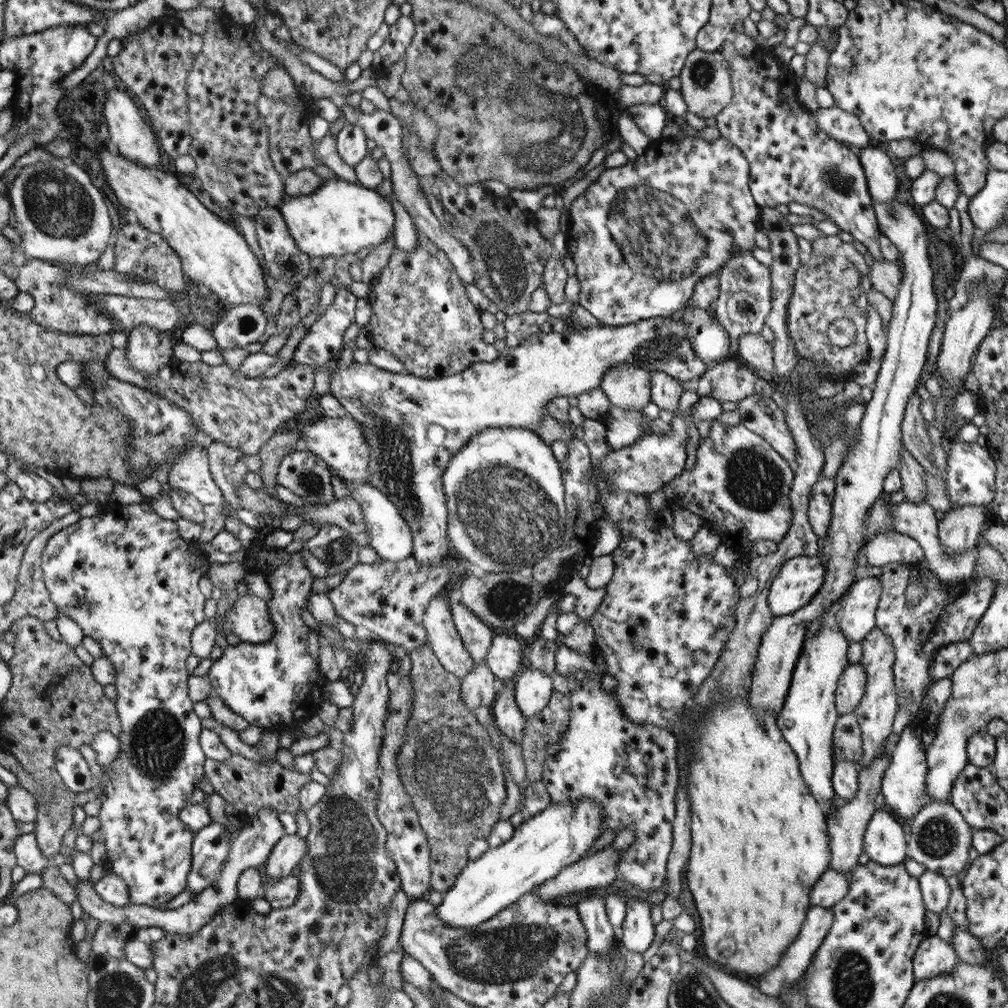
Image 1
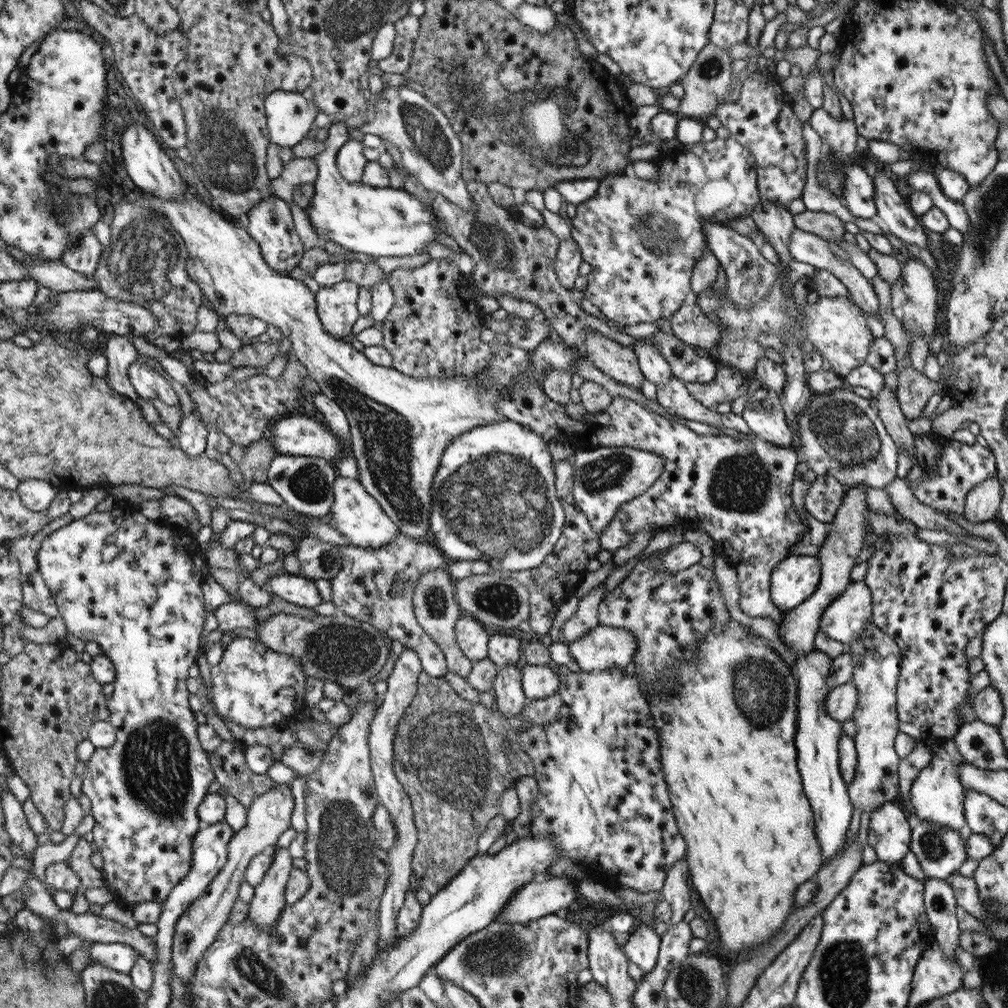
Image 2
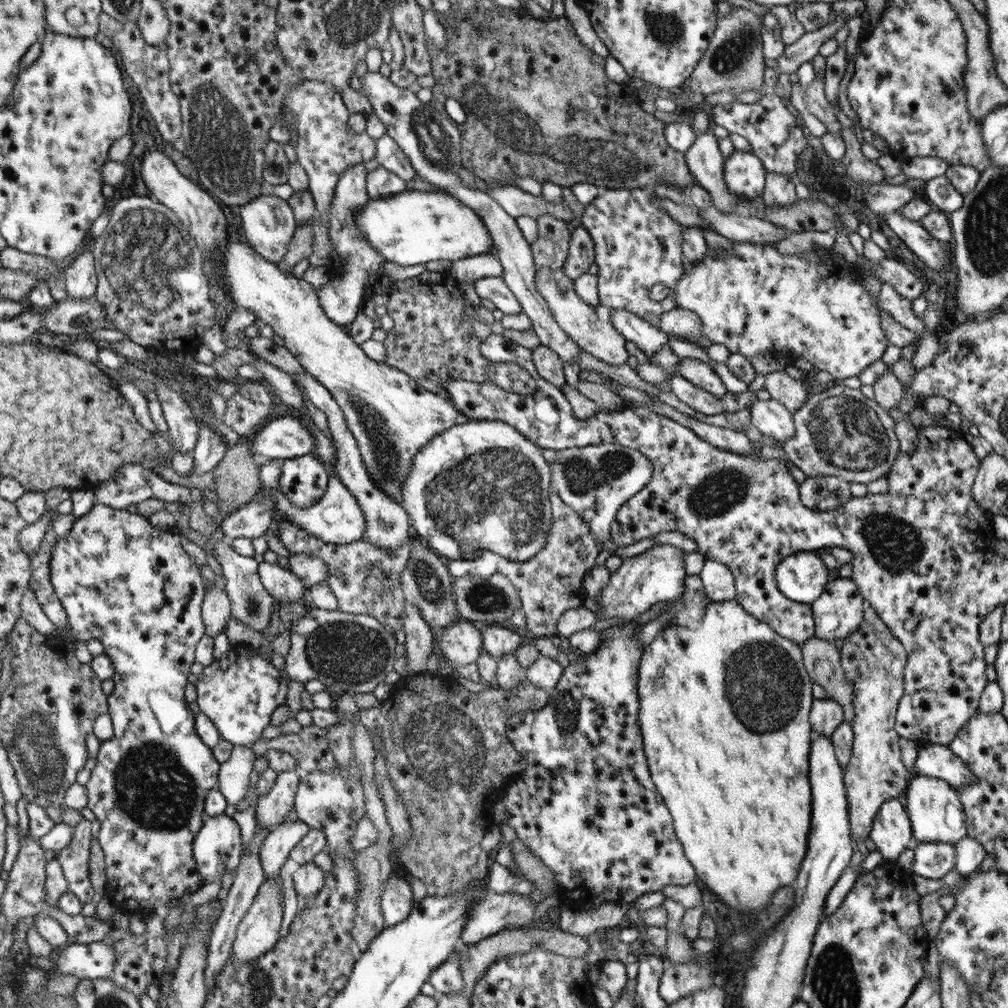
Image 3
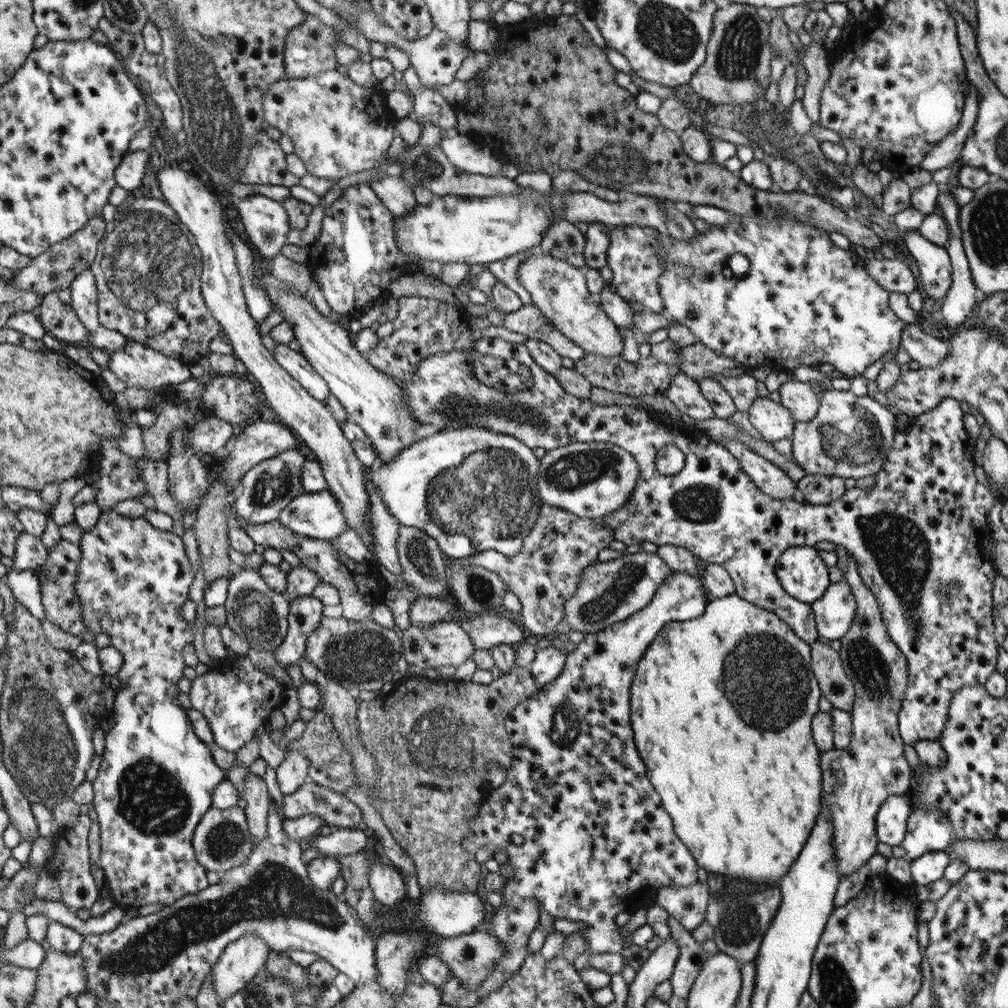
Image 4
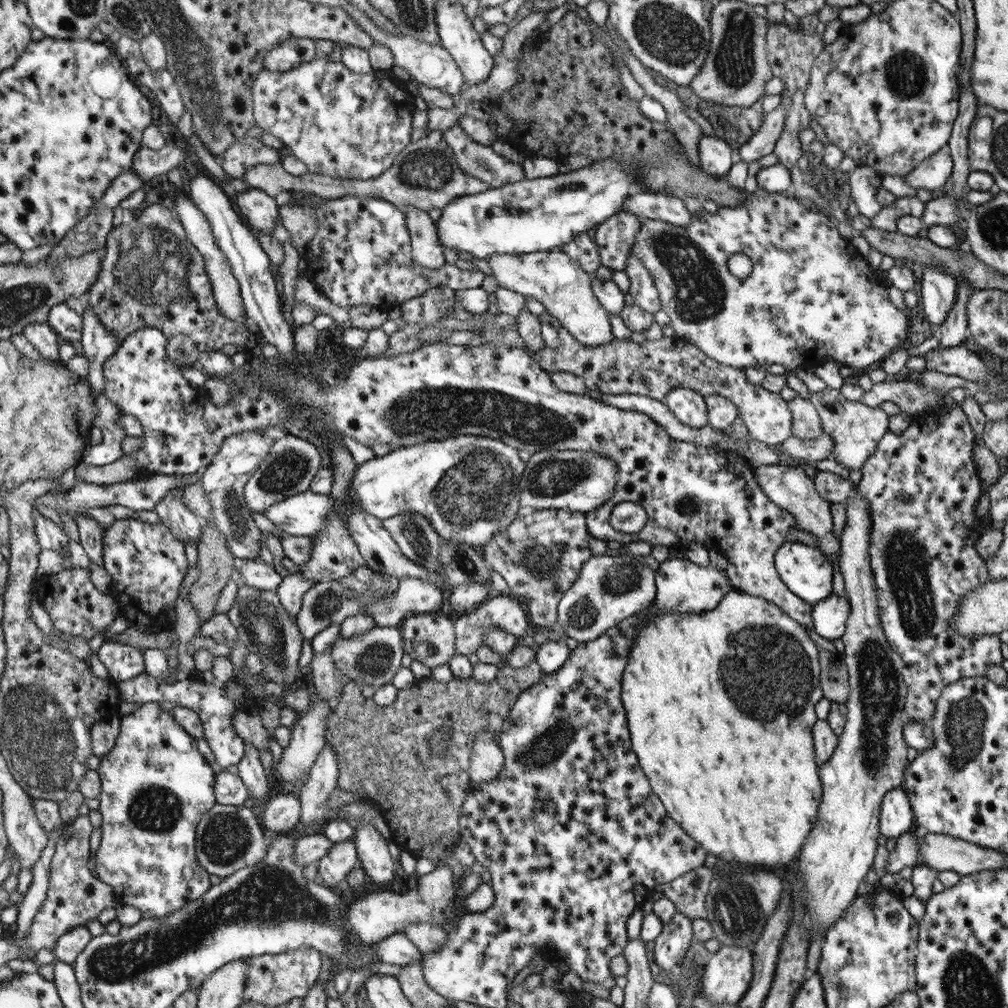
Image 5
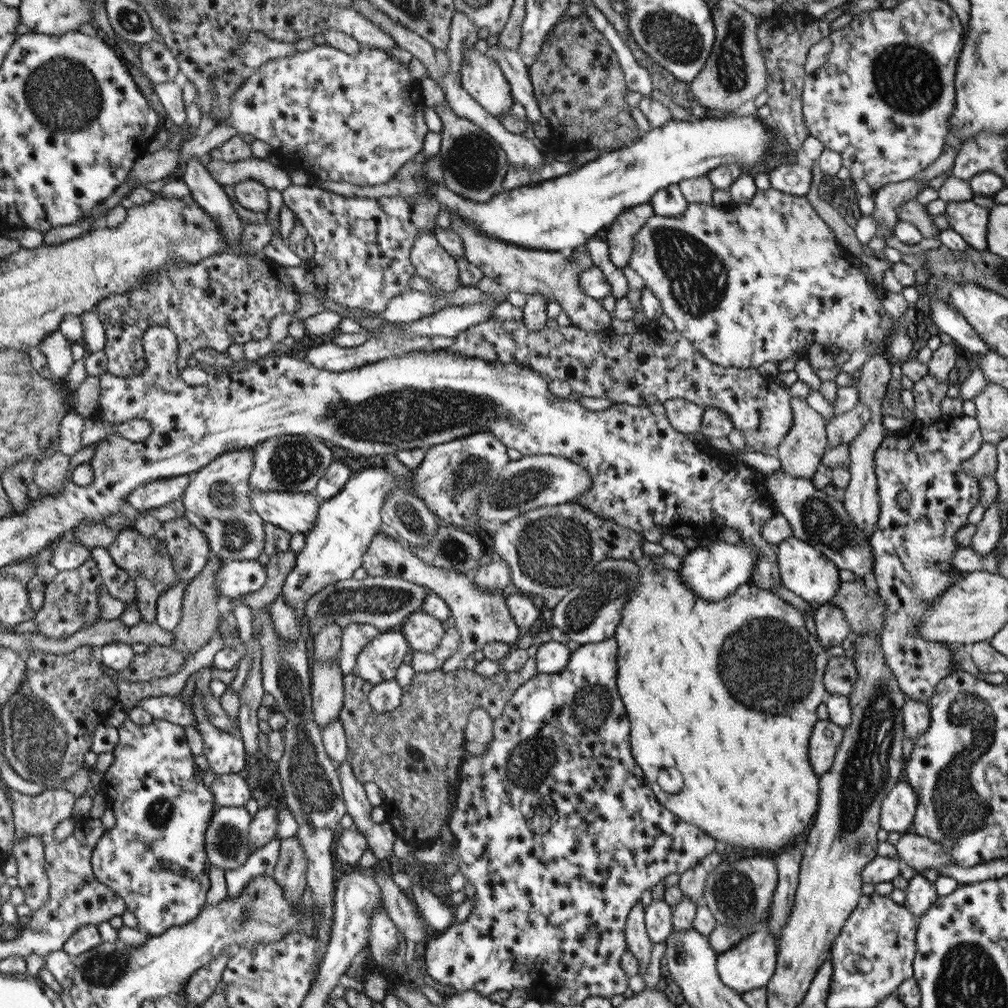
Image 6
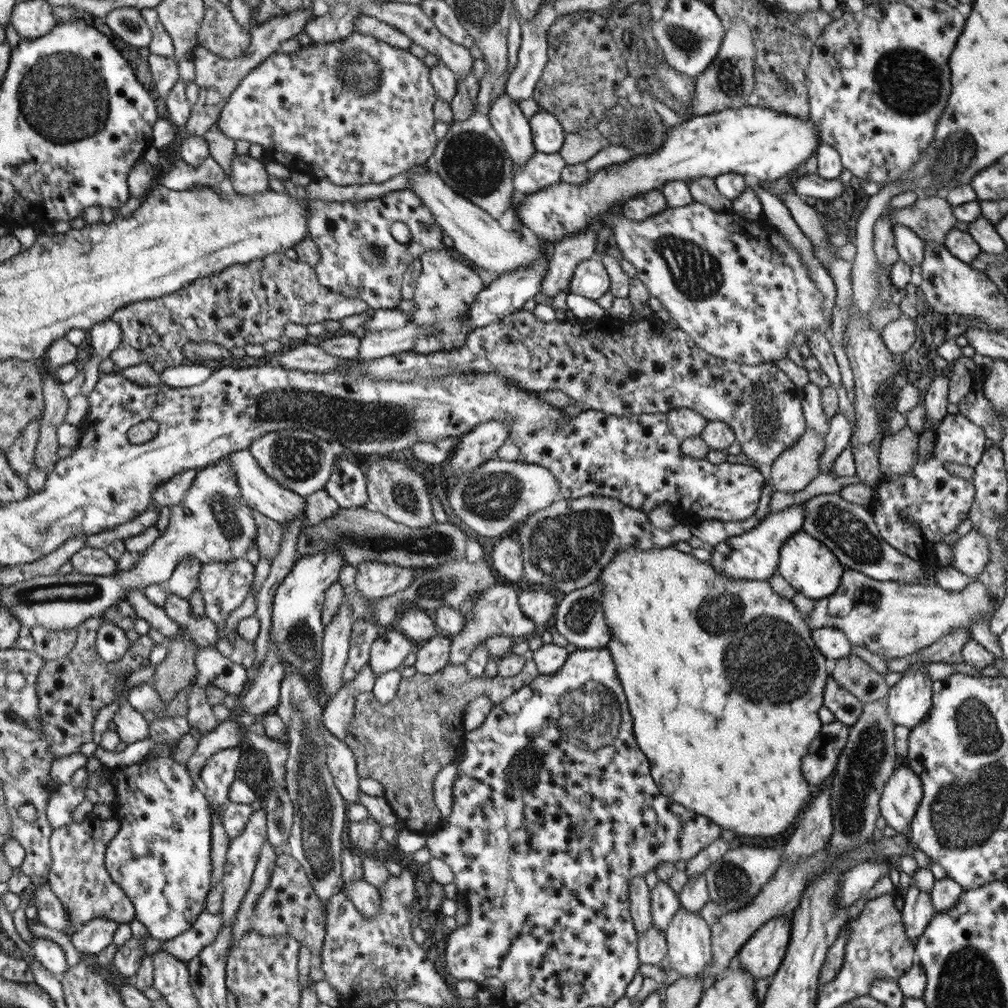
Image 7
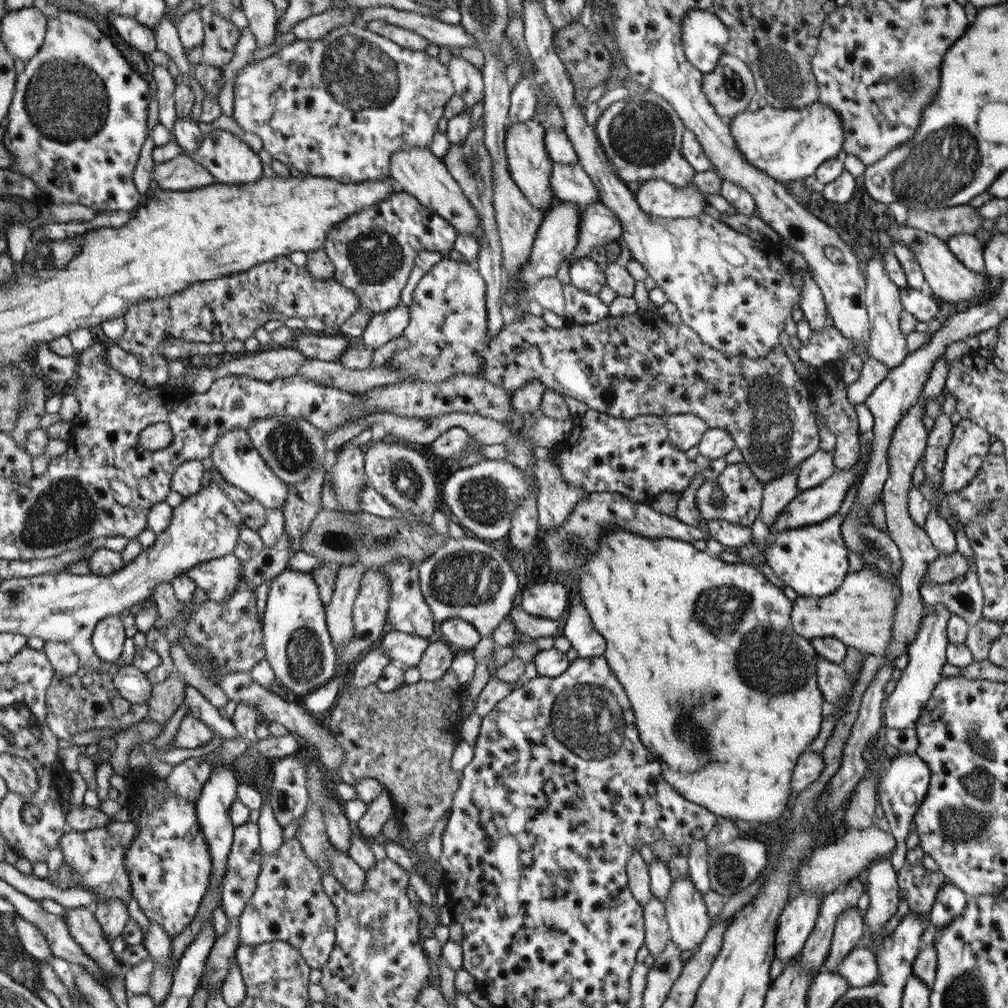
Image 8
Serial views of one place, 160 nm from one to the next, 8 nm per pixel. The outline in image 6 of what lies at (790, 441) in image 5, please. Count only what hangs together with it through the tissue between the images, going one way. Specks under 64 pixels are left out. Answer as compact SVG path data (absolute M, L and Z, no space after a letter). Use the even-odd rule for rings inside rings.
M858 401L852 410L832 416L825 423L828 450L838 444L850 444L862 429L870 422L871 412L868 406Z

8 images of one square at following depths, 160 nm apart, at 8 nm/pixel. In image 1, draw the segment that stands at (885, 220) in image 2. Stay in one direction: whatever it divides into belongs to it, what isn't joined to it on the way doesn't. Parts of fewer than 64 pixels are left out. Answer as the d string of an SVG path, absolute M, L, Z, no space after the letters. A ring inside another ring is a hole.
M883 145L862 147L859 156L867 179L868 191L873 202L890 204L897 198L897 182L893 157Z

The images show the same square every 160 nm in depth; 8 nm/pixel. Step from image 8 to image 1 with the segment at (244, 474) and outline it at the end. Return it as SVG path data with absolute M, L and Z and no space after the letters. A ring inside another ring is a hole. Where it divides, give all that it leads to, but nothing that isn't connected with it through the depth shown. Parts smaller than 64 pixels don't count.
M347 482L351 490L352 497L363 510L363 517L367 524L367 533L370 537L369 546L372 547L384 560L398 562L410 557L414 552L414 538L411 527L406 522L403 514L397 509L397 506L383 491L370 486L366 482Z

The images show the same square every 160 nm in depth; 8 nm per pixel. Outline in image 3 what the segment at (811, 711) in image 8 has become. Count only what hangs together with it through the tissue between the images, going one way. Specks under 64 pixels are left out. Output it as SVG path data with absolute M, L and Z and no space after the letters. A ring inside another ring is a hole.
M736 600L710 601L698 628L691 630L684 626L666 626L642 654L637 685L640 702L638 722L652 782L668 807L676 836L682 843L684 854L692 863L698 880L706 884L726 906L739 910L748 918L760 916L770 904L772 895L796 880L807 853L812 804L808 781L808 757L813 736L809 722L814 702L812 686L813 681L803 664L801 646L780 637L768 624L748 614Z

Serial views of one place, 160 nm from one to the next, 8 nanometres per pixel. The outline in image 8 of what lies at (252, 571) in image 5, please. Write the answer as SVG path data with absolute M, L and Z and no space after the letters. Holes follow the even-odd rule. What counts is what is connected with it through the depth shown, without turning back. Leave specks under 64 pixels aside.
M234 553L227 557L215 558L185 570L198 588L206 592L214 602L224 602L239 587L241 561Z

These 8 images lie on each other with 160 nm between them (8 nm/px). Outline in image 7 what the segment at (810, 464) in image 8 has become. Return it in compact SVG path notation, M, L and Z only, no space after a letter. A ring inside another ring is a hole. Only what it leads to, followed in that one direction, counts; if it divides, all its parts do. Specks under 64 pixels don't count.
M839 410L831 419L828 434L825 436L825 451L821 456L820 473L829 474L827 469L833 466L836 457L849 448L852 426L844 410Z

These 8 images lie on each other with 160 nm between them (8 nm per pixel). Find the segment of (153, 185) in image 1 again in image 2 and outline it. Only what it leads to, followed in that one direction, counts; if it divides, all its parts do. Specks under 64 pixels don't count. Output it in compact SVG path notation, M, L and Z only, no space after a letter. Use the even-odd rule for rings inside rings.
M184 196L178 200L154 197L152 198L152 211L164 216L164 219L170 222L176 233L180 233L180 237L187 244L187 258L189 259L187 273L202 289L206 303L211 309L222 318L232 314L259 318L267 324L274 324L281 330L284 337L290 339L291 348L295 352L294 358L304 364L309 376L316 380L322 393L336 402L347 416L359 481L373 497L377 498L388 516L392 518L396 526L399 526L399 530L415 541L430 542L431 522L429 520L431 520L431 508L433 508L433 481L441 465L444 450L450 447L450 443L460 437L460 434L467 433L473 428L500 420L497 402L501 400L503 394L512 393L519 386L519 382L527 380L528 385L531 382L531 384L538 383L541 386L549 368L569 372L572 377L577 374L575 364L581 358L581 351L566 348L564 343L550 339L541 340L533 351L529 351L529 369L523 377L516 377L501 387L494 383L488 383L487 386L484 383L477 383L479 375L417 379L394 367L379 366L362 351L356 352L350 343L336 340L323 329L319 316L316 316L314 294L302 284L302 281L276 271L263 258L262 248L256 239L248 234L248 231L224 220L220 214L210 210L206 204L202 204L194 196Z

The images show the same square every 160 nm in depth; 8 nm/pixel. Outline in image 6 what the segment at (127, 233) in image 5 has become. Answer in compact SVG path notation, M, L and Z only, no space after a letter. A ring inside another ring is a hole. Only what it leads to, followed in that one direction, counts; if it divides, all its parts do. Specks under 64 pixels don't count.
M222 252L207 256L194 265L182 261L172 265L167 273L148 277L143 285L142 288L102 298L96 309L105 328L106 342L103 350L108 357L107 372L110 374L127 377L133 373L136 361L143 358L142 336L152 325L169 328L177 336L178 367L182 370L187 367L186 364L190 364L190 352L205 347L226 352L232 344L244 345L250 340L264 340L268 337L268 324L274 316L292 314L299 309L300 294L286 275L286 267L265 256L242 257L232 252Z

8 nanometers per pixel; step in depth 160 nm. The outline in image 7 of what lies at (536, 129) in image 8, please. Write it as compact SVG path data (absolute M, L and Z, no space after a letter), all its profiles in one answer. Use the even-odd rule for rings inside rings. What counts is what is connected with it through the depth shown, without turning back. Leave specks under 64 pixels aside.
M508 93L500 94L492 103L489 119L507 148L513 168L524 168L524 164L536 154L537 150L535 150L535 143L532 142L534 135L531 131L531 123L520 111L520 105Z

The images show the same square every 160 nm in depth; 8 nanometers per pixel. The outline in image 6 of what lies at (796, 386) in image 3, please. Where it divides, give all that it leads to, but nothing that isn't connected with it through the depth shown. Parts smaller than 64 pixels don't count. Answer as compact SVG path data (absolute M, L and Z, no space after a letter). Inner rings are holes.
M791 397L791 409L793 412L793 425L784 441L777 446L774 455L781 462L781 469L795 477L810 479L820 466L824 452L828 451L828 440L826 435L826 420L808 405L806 399Z

